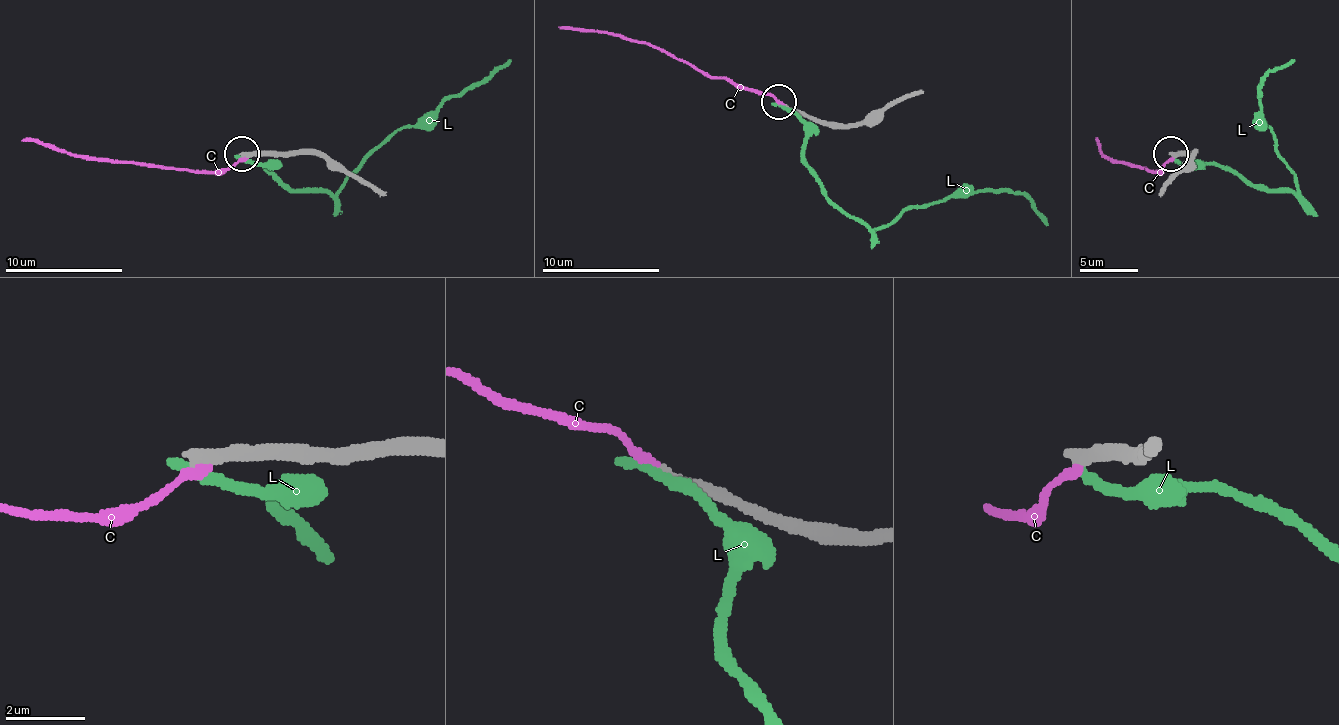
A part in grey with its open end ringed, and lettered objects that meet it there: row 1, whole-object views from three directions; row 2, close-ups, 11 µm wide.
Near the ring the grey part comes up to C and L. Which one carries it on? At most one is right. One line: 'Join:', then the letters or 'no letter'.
Join: no letter

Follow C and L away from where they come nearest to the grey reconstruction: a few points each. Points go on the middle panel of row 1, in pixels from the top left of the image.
C: (782, 105), (756, 90), (709, 79), (647, 43), (559, 26)
L: (779, 105), (806, 132), (803, 161), (821, 190), (871, 226), (982, 190), (1020, 190), (1047, 226)

